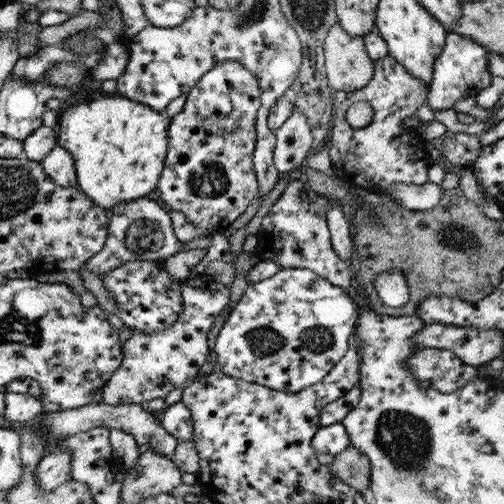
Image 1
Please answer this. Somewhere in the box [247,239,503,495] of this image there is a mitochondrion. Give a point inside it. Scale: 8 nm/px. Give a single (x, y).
(323, 338)

